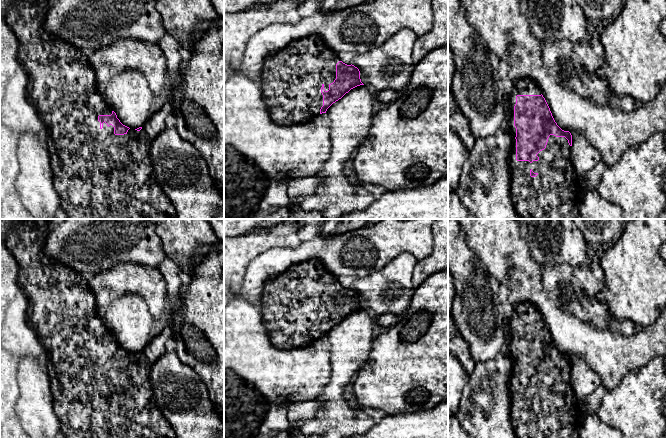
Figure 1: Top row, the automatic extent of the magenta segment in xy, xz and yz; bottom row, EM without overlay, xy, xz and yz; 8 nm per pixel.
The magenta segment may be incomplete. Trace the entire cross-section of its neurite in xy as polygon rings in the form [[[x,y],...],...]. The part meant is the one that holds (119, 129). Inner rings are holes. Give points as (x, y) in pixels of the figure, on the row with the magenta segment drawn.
[[[17,0],[8,8],[6,23],[18,40],[18,63],[28,75],[27,99],[36,109],[47,131],[46,148],[51,159],[54,187],[60,197],[60,206],[67,219],[177,219],[176,211],[163,190],[157,185],[153,176],[153,166],[149,159],[149,151],[152,141],[165,128],[165,120],[168,116],[174,115],[173,99],[170,96],[164,106],[156,112],[142,127],[130,129],[123,125],[117,118],[116,113],[108,106],[102,93],[97,88],[96,74],[88,63],[87,57],[77,49],[57,36],[49,33],[44,28],[45,16],[48,12],[48,0]]]

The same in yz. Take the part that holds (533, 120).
[[[529,79],[519,80],[506,96],[506,107],[512,113],[508,123],[513,135],[510,153],[512,203],[523,219],[583,219],[579,213],[584,197],[582,178],[571,161],[572,135],[562,130],[555,122],[541,90]]]

